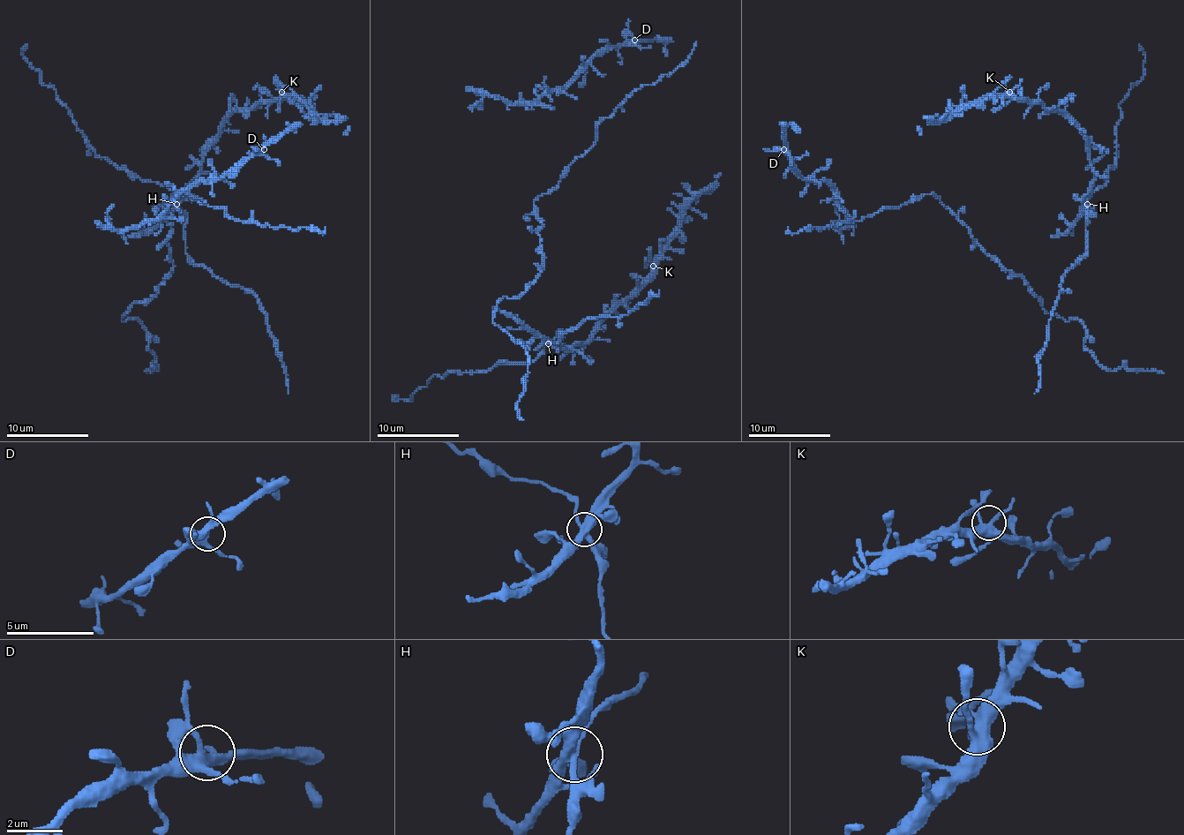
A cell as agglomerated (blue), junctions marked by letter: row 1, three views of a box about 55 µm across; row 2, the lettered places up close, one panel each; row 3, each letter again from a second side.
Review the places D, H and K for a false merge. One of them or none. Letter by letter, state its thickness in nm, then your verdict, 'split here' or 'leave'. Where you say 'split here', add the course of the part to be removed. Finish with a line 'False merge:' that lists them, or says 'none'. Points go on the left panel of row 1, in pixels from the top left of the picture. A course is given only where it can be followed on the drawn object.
D: calibre 360 nm; leave
H: calibre 360 nm; leave
K: calibre 400 nm; leave
False merge: none

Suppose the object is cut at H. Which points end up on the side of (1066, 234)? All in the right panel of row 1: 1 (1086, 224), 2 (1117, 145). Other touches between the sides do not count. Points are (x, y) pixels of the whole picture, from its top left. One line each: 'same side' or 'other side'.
1: other side
2: other side

